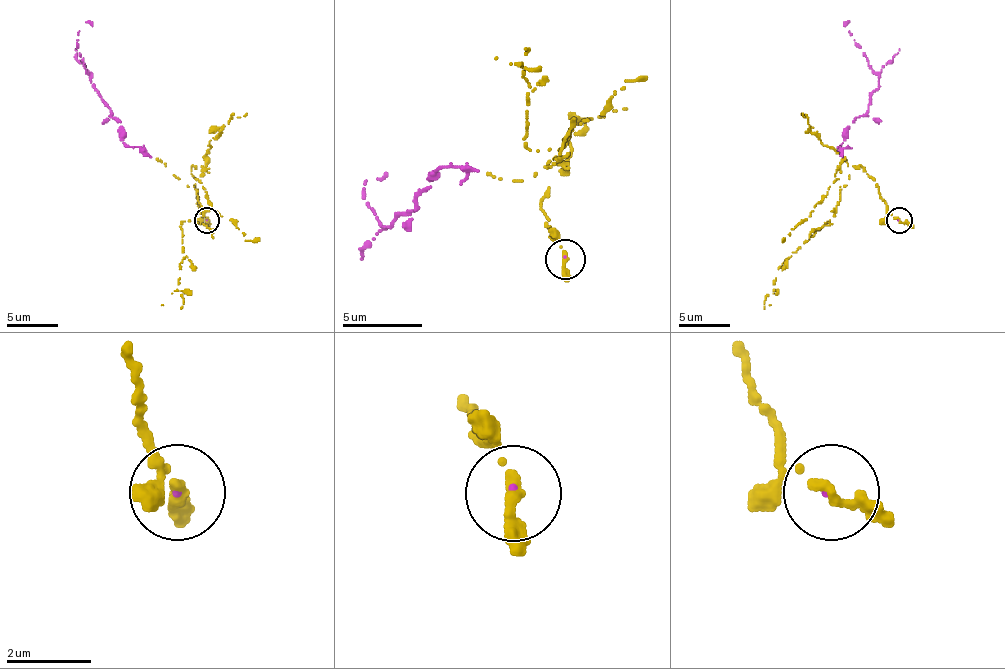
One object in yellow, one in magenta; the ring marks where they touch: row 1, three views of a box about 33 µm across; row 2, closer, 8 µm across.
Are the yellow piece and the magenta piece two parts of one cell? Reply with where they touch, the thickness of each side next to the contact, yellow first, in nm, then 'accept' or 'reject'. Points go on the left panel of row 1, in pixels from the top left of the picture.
place (206, 220); calibres 260 and 50 nm; reject

